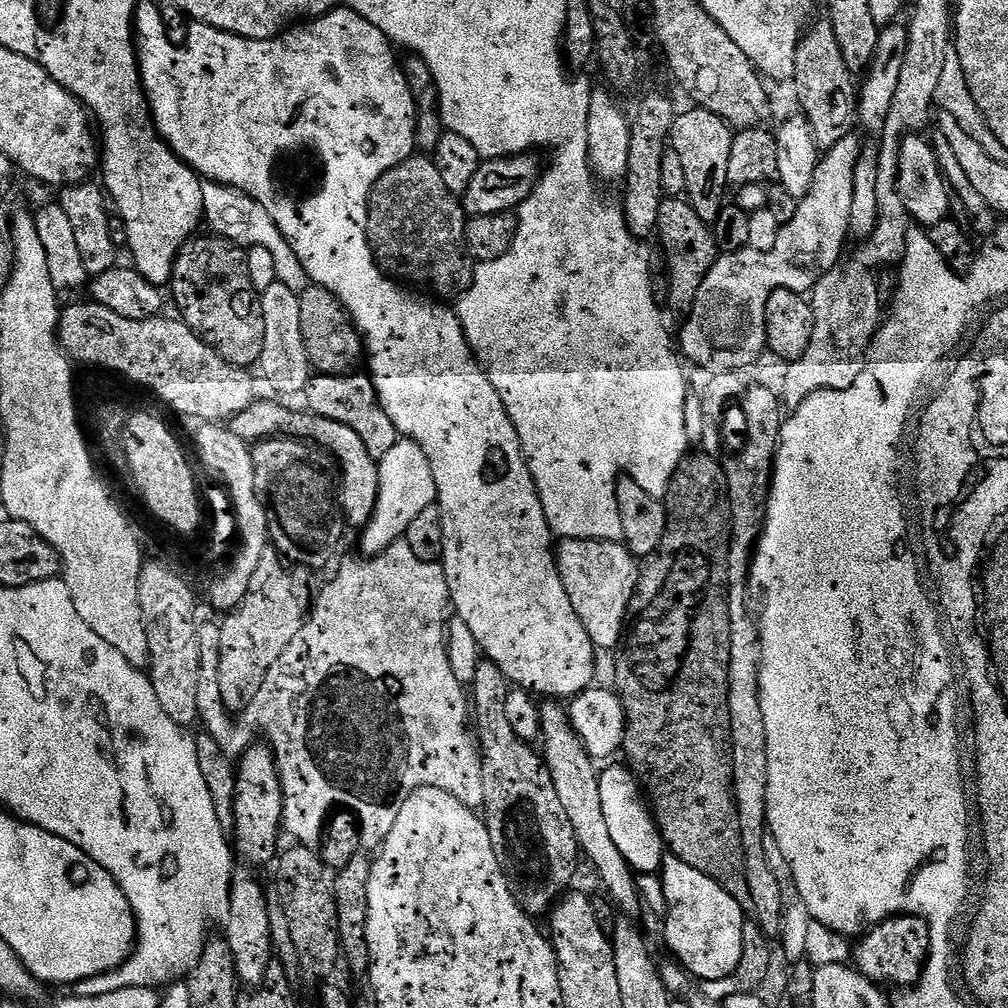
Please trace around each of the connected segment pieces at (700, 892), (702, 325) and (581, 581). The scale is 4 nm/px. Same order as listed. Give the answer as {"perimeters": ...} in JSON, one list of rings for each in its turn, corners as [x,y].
{"perimeters":[[[[671,854],[664,857],[662,881],[668,903],[662,920],[664,940],[673,952],[671,955],[701,982],[735,976],[746,947],[745,905],[732,897],[720,881],[702,874],[702,870],[694,870],[694,866]]],[[[853,132],[827,149],[816,166],[808,192],[799,199],[799,205],[789,222],[785,221],[781,225],[776,244],[770,252],[755,252],[746,247],[717,255],[714,266],[708,271],[708,277],[702,282],[686,313],[688,321],[681,326],[680,336],[678,332],[678,348],[685,361],[693,360],[698,367],[705,368],[708,374],[747,370],[760,355],[765,354],[768,347],[766,306],[772,292],[788,288],[801,294],[811,293],[812,285],[817,283],[819,277],[839,264],[845,251],[844,242],[850,234],[854,172],[862,154],[858,136]]],[[[565,540],[555,545],[556,565],[562,586],[574,602],[574,610],[597,649],[615,649],[626,632],[624,615],[629,615],[640,581],[640,564],[627,543],[615,540]]]]}

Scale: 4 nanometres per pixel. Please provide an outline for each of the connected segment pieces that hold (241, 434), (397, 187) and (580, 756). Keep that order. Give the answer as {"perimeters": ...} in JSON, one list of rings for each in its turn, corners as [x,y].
{"perimeters":[[[[257,398],[250,406],[246,406],[246,410],[231,418],[230,427],[234,434],[238,434],[238,438],[249,442],[259,442],[278,435],[311,438],[321,448],[331,452],[338,461],[338,468],[342,473],[342,512],[347,523],[362,526],[371,518],[372,511],[376,508],[376,496],[380,492],[378,460],[350,426],[330,418],[313,416],[304,410],[295,412],[276,400]]],[[[413,154],[409,160],[384,172],[379,182],[372,185],[372,198],[368,202],[368,243],[372,246],[376,263],[387,275],[399,277],[401,281],[409,280],[404,281],[409,285],[421,284],[424,288],[433,288],[440,298],[459,298],[472,284],[474,271],[474,260],[464,240],[468,225],[464,205],[461,197],[446,190],[446,182],[442,182],[442,174],[438,174],[435,159],[428,157],[427,160],[420,155]]],[[[544,702],[540,704],[540,735],[542,737],[542,755],[548,772],[554,782],[554,790],[558,790],[558,798],[570,817],[576,837],[580,843],[580,851],[590,863],[596,867],[608,896],[621,908],[623,915],[635,917],[635,912],[642,908],[640,892],[637,888],[637,877],[629,868],[626,858],[622,858],[622,850],[614,846],[614,838],[610,838],[610,830],[606,826],[606,814],[602,814],[602,790],[600,789],[600,772],[595,768],[593,757],[588,755],[579,734],[572,729],[569,713],[560,702]]]]}

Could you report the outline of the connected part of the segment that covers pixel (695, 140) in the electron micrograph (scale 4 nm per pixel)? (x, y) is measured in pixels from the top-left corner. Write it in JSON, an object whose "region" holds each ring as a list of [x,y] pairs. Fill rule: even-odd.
{"region":[[[699,106],[689,109],[689,112],[681,111],[675,117],[670,135],[670,148],[678,154],[678,158],[682,158],[682,170],[686,170],[687,195],[696,201],[710,195],[720,183],[723,185],[727,181],[734,132],[727,122],[718,118],[718,114]]]}

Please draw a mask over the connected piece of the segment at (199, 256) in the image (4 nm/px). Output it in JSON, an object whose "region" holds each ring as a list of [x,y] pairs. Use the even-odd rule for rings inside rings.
{"region":[[[200,234],[180,249],[170,281],[184,323],[226,362],[243,369],[261,359],[264,340],[264,317],[248,262],[239,244],[231,244],[221,236]]]}

